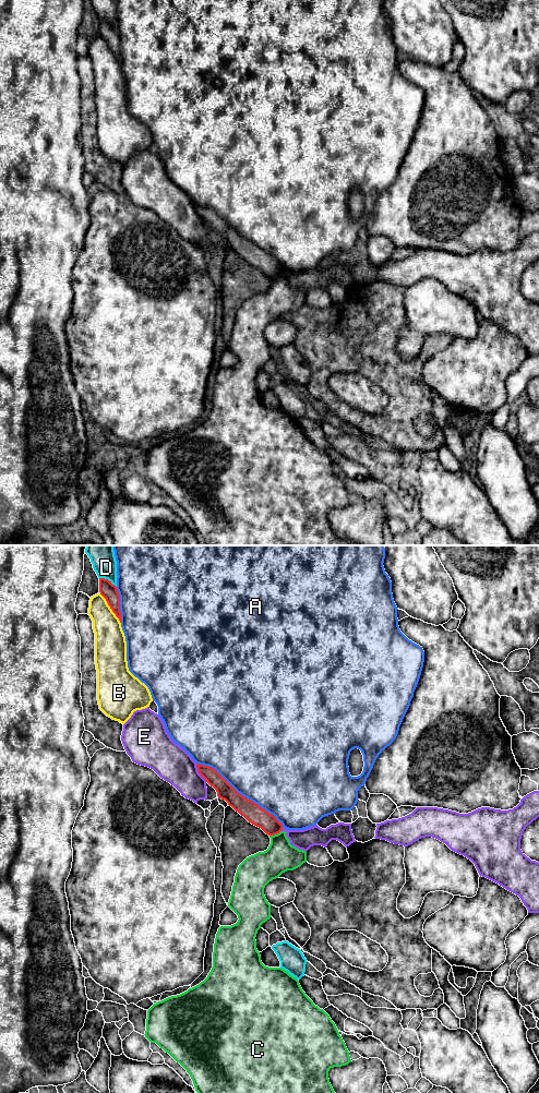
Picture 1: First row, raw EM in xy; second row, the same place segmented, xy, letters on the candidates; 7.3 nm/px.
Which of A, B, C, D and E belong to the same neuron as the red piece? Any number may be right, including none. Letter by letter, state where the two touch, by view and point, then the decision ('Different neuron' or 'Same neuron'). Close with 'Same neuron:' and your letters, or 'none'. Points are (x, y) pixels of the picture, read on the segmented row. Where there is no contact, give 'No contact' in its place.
A: Touches red at xy (239, 793). Different neuron
B: Touches red at xy (110, 608). Different neuron
C: Touches red at xy (275, 833). Different neuron
D: Touches red at xy (107, 579). Different neuron
E: Touches red at xy (199, 772). Different neuron
Same neuron: none

